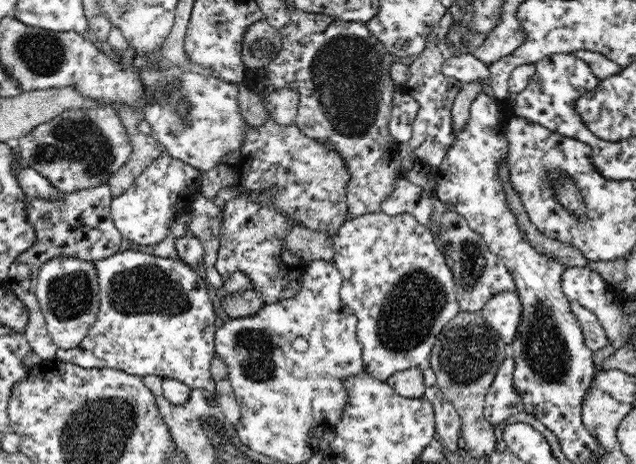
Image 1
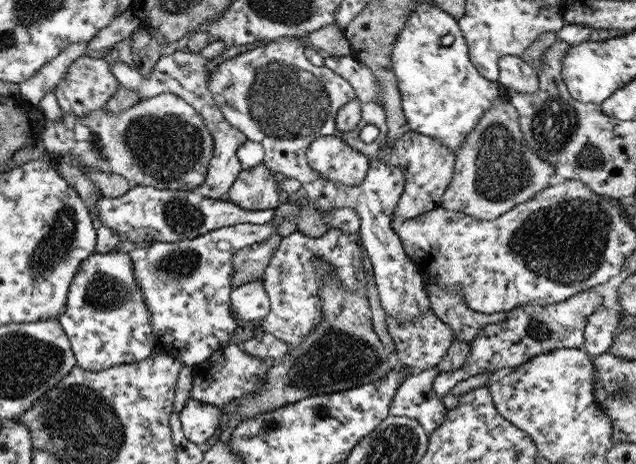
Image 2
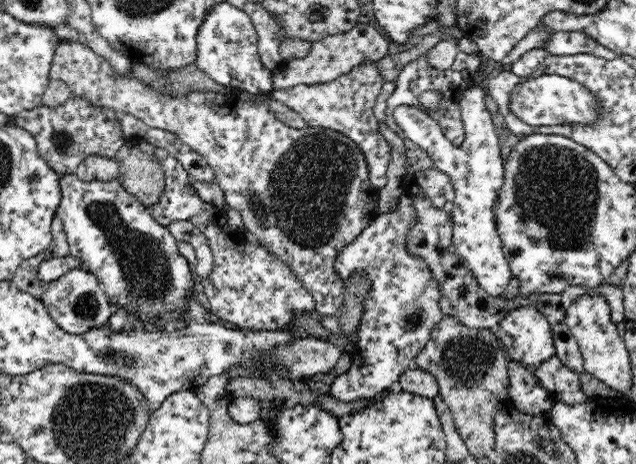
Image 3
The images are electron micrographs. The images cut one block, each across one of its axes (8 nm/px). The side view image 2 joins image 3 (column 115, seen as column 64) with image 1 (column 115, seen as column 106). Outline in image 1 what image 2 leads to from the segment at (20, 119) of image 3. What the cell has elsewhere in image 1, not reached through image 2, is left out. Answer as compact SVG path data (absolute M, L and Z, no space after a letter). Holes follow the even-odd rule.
M106 104L97 108L64 111L22 135L19 144L25 166L36 170L63 194L106 184L132 154L127 128L116 109Z

